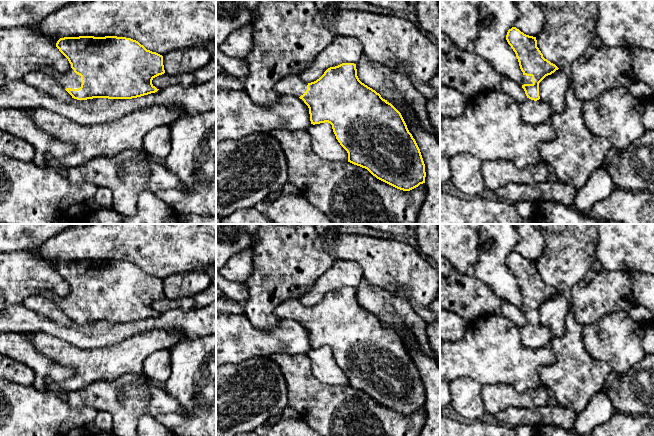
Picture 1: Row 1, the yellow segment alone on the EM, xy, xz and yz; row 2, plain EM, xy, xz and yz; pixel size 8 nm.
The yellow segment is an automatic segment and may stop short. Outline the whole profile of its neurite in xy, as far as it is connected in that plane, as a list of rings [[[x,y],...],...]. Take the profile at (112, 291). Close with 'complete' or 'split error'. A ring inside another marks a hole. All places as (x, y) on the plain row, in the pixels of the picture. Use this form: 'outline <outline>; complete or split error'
outline [[[79,260],[60,262],[56,271],[68,283],[70,293],[65,297],[41,292],[58,306],[74,323],[93,322],[132,323],[157,316],[152,304],[165,297],[163,280],[147,274],[138,265],[117,260]]]; split error

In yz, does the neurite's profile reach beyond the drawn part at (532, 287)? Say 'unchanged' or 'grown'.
grown

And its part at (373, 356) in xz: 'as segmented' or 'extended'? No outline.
extended

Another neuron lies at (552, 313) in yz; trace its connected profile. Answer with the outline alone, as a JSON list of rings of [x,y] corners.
[[[558,293],[539,307],[540,323],[550,329],[552,337],[559,337],[565,333],[569,309],[570,299],[567,293]]]

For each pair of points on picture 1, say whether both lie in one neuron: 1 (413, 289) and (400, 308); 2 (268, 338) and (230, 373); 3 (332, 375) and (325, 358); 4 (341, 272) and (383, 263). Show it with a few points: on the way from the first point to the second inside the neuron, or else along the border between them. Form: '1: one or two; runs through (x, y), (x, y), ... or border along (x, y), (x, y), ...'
1: two; border along (386, 288), (392, 291), (400, 291), (421, 318)
2: two; border along (266, 355), (253, 356), (240, 362), (226, 364)
3: one; runs through (328, 371), (325, 368), (325, 362)
4: two; border along (339, 259), (356, 262), (362, 269), (363, 277)

